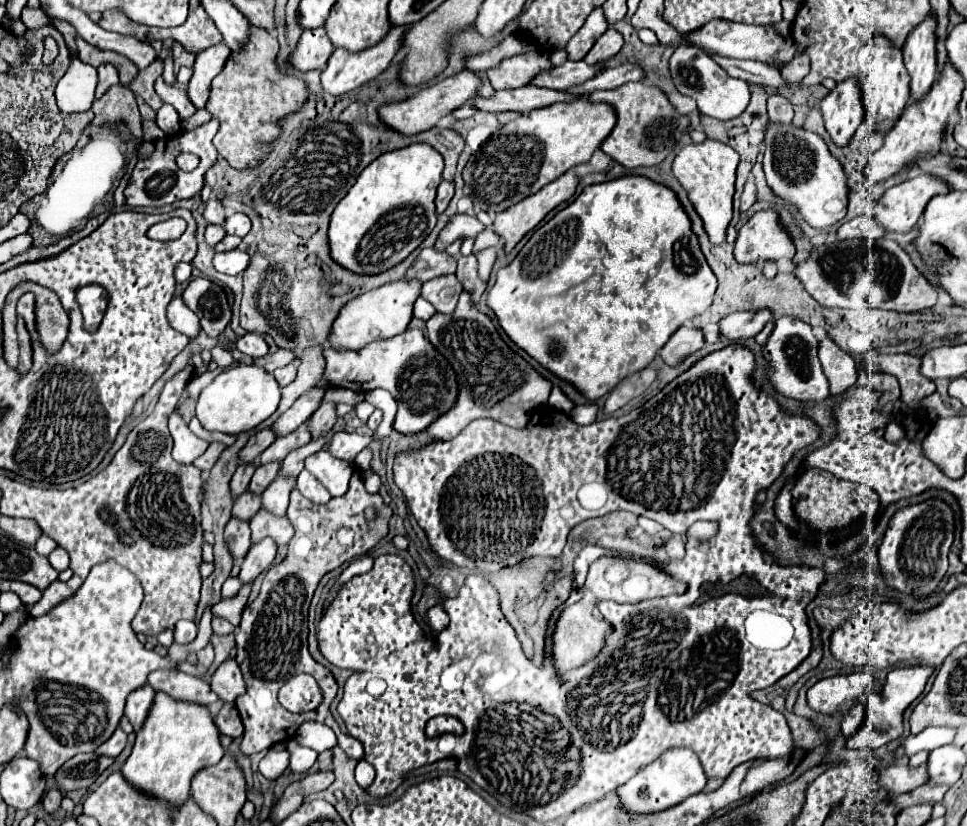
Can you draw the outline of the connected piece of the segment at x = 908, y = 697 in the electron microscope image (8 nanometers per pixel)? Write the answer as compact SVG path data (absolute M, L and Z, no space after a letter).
M899 667L899 669L893 669L885 679L883 689L879 693L869 695L867 719L865 719L863 727L853 737L847 739L847 747L851 747L851 749L879 749L885 743L901 737L901 733L903 733L903 725L901 725L903 711L923 693L925 683L931 677L931 673L933 673L931 667Z

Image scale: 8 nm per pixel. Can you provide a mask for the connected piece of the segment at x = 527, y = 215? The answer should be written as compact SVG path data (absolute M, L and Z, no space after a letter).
M567 171L557 181L539 189L535 195L525 197L503 213L497 213L493 221L493 231L501 239L505 239L505 253L511 253L513 247L525 237L525 233L539 225L549 211L569 201L575 193L575 187L577 177L573 171Z

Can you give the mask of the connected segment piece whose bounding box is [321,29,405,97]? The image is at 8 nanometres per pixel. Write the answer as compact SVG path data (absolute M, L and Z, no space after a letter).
M391 29L387 33L387 37L379 45L375 45L371 49L365 49L365 51L359 51L359 53L343 53L343 49L335 49L333 55L327 61L325 71L321 73L321 87L323 87L323 91L339 97L339 95L343 95L347 91L353 91L357 87L369 83L371 79L375 79L379 73L383 73L387 69L389 61L393 59L393 55L397 53L397 49L401 47L403 31L405 29Z

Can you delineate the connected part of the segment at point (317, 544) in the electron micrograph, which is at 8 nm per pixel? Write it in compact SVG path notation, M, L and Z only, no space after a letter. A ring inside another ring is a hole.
M359 469L353 471L347 493L341 497L333 497L325 505L315 507L315 503L307 501L297 489L291 491L287 519L291 521L295 535L289 541L287 557L267 571L259 597L249 605L247 611L243 611L237 633L237 663L243 671L243 679L247 685L245 695L239 695L235 699L235 707L245 725L245 735L239 747L243 755L251 755L261 749L269 749L277 741L291 739L295 735L295 729L303 721L321 721L334 731L339 747L351 759L363 759L361 741L343 733L339 725L331 719L329 705L337 695L337 683L331 671L319 665L307 651L307 609L319 579L325 573L343 565L345 561L371 551L387 535L389 517L391 509L385 505L379 493L369 493L365 489ZM367 507L375 509L375 517L371 521L365 519ZM297 673L309 673L319 683L323 703L319 703L317 715L289 713L287 709L281 709L281 703L277 701L279 689L285 685L287 679Z

